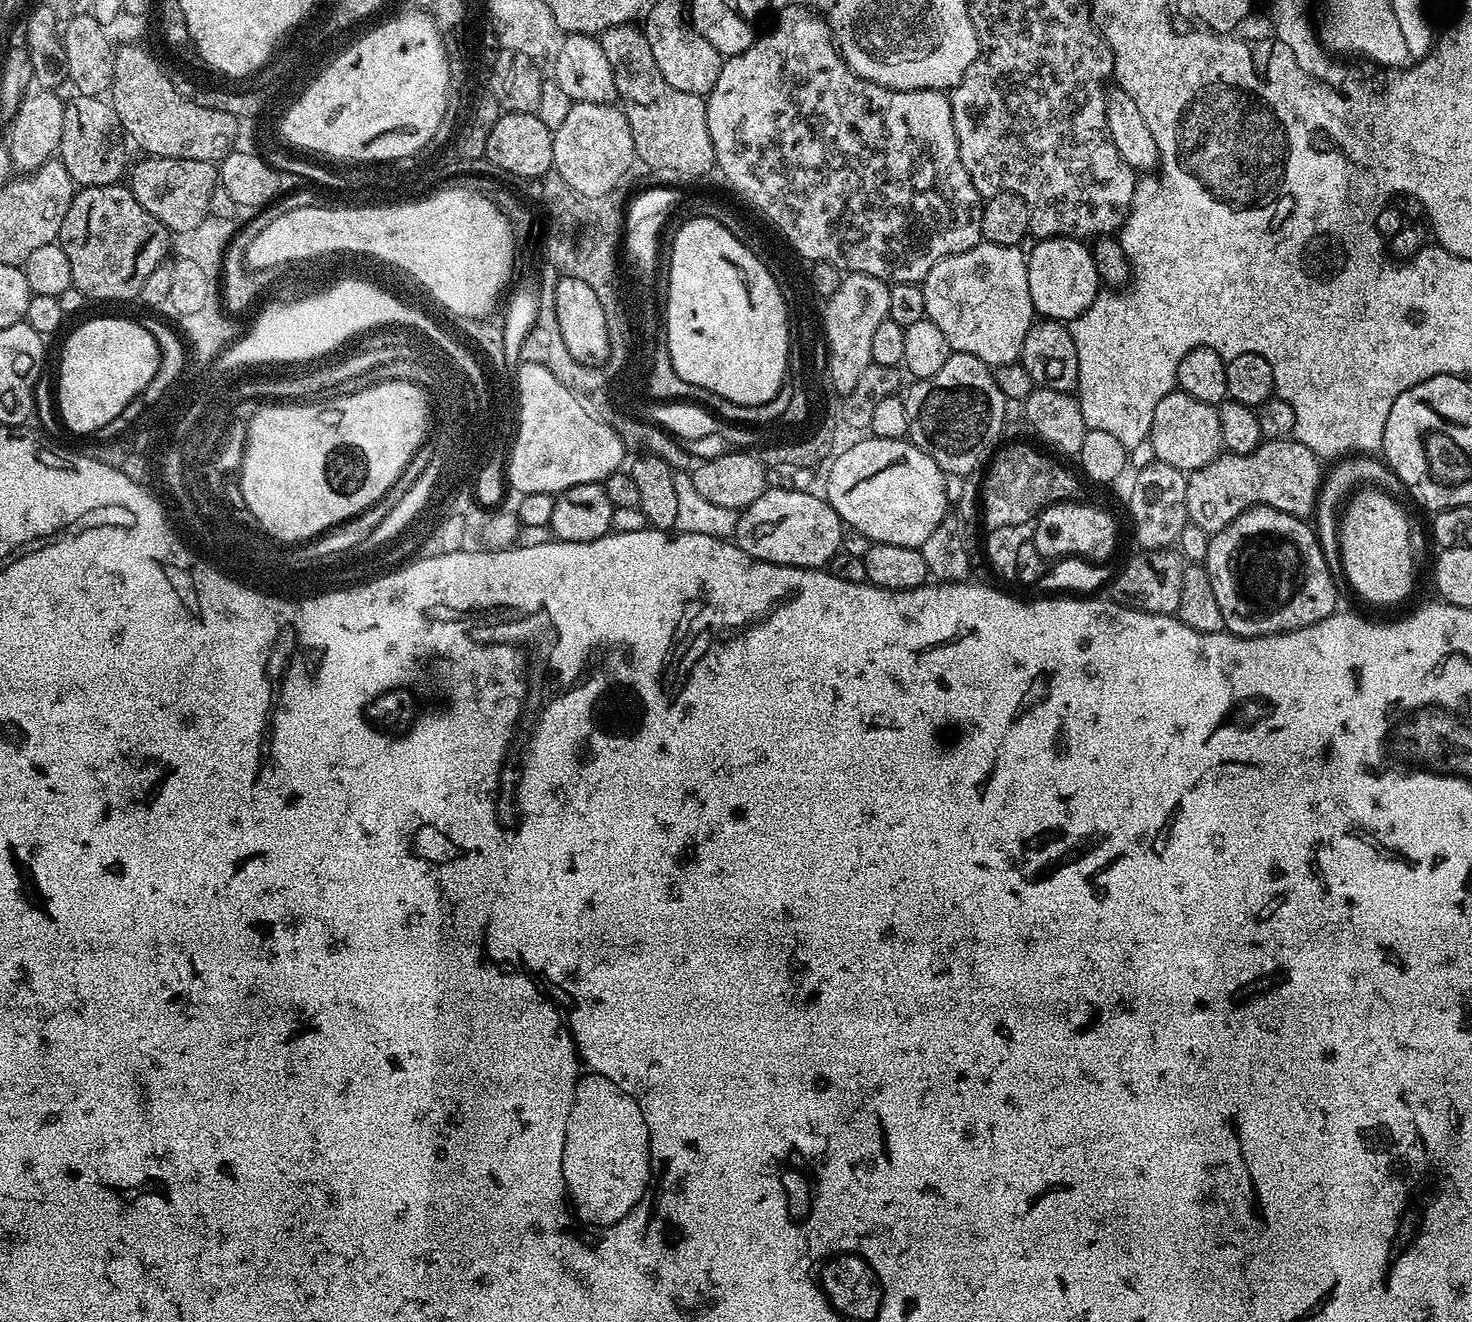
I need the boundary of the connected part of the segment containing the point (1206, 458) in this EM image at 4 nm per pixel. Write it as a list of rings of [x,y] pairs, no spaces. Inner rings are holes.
[[[1174,390],[1154,406],[1154,422],[1148,431],[1148,439],[1154,446],[1157,460],[1166,462],[1185,474],[1206,466],[1221,455],[1224,448],[1220,409],[1215,404],[1198,402],[1190,394]]]

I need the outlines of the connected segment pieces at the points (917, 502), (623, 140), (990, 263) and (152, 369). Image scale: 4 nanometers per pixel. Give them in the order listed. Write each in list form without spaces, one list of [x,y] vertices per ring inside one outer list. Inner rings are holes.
[[[867,439],[850,445],[840,457],[837,455],[831,461],[826,499],[851,531],[866,534],[866,538],[877,544],[919,548],[949,515],[948,488],[944,485],[946,474],[934,462],[934,458],[926,455],[921,448],[915,448],[907,439]]]
[[[594,102],[573,103],[562,126],[552,133],[552,168],[562,178],[564,187],[586,198],[609,197],[620,179],[637,163],[630,122],[623,107]]]
[[[981,242],[962,254],[939,260],[922,281],[926,317],[946,334],[953,352],[974,354],[984,364],[1014,364],[1034,323],[1028,258],[1023,247]]]
[[[100,316],[78,325],[60,352],[56,400],[65,426],[72,434],[87,434],[112,424],[154,378],[159,360],[160,348],[136,320]]]

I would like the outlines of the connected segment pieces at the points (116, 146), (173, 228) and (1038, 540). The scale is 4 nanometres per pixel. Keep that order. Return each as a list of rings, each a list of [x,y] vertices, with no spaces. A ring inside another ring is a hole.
[[[76,94],[73,97],[64,106],[59,160],[66,166],[73,185],[80,188],[117,183],[124,167],[125,172],[129,167],[128,152],[124,149],[126,133],[118,122],[118,114],[112,109],[111,103],[100,96]]]
[[[153,156],[133,167],[130,187],[134,198],[142,202],[142,206],[162,226],[168,228],[169,233],[195,233],[204,220],[209,219],[210,194],[218,186],[218,168],[213,161],[195,160],[194,158],[174,158],[173,156]]]
[[[1081,502],[1056,504],[1041,512],[1034,521],[1032,542],[1047,558],[1083,557],[1088,561],[1104,562],[1116,548],[1116,524],[1100,508]]]

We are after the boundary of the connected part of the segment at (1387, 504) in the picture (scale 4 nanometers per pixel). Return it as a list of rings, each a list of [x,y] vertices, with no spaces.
[[[1368,486],[1363,490],[1357,491],[1355,495],[1344,505],[1340,518],[1339,540],[1341,566],[1344,567],[1345,578],[1348,580],[1351,591],[1357,592],[1364,600],[1369,600],[1372,604],[1396,604],[1399,600],[1404,600],[1412,592],[1412,536],[1408,533],[1408,520],[1404,517],[1404,512],[1399,508],[1397,501],[1389,493],[1377,490],[1375,487]]]

